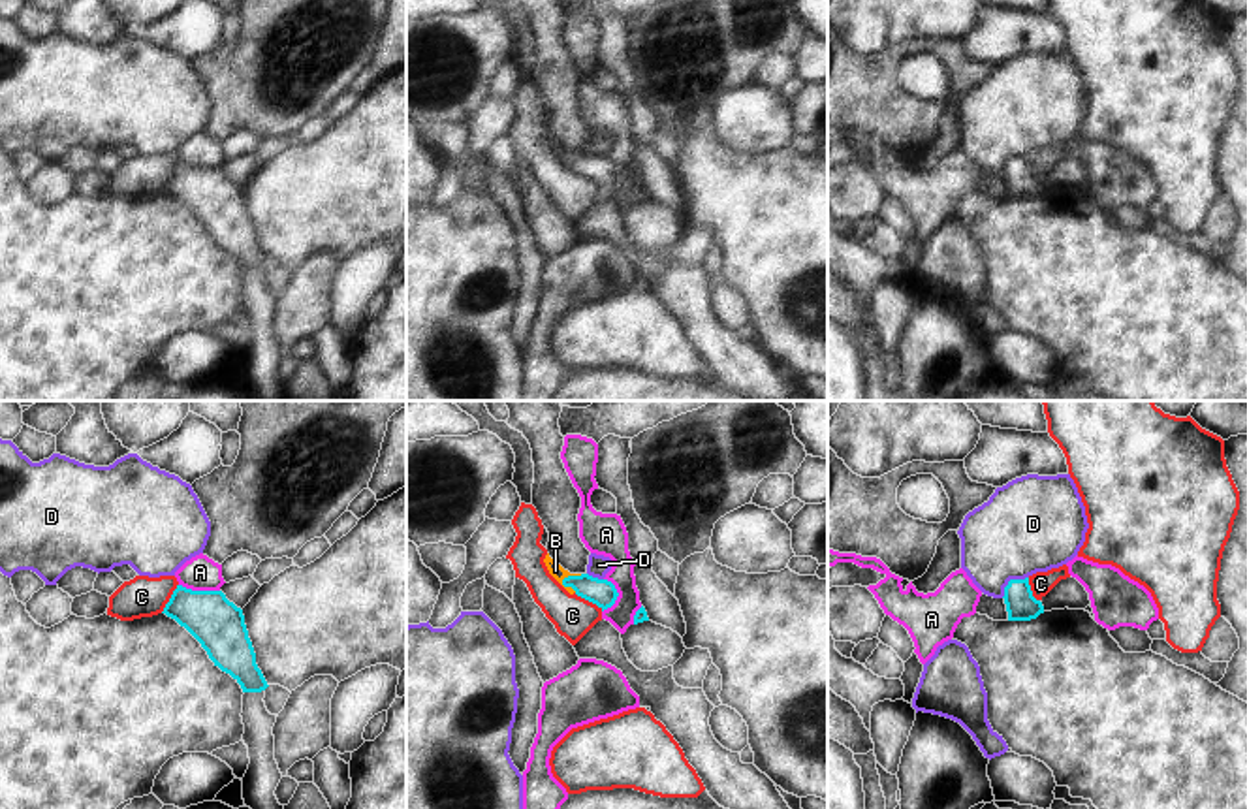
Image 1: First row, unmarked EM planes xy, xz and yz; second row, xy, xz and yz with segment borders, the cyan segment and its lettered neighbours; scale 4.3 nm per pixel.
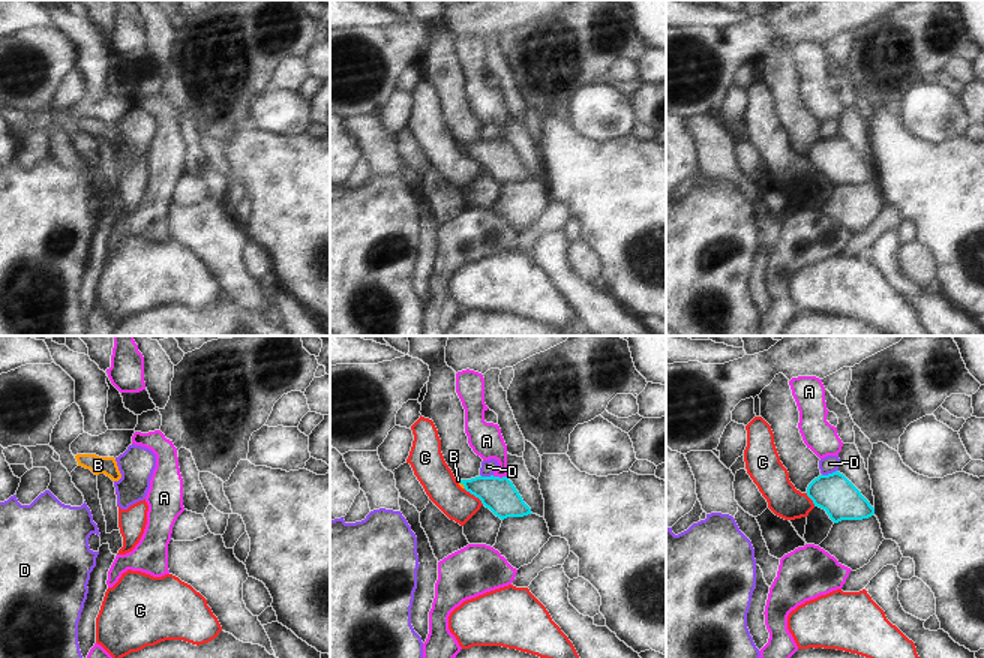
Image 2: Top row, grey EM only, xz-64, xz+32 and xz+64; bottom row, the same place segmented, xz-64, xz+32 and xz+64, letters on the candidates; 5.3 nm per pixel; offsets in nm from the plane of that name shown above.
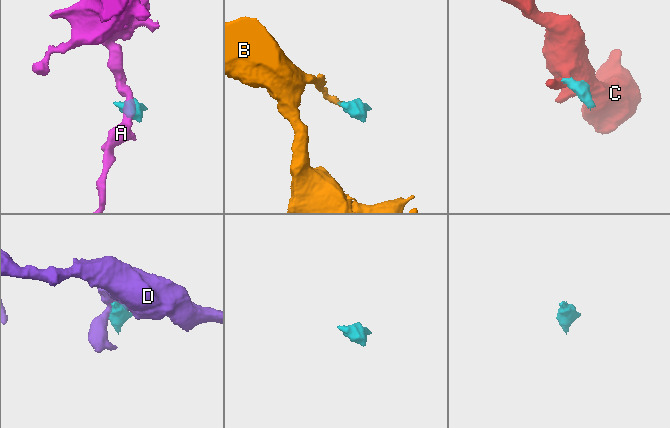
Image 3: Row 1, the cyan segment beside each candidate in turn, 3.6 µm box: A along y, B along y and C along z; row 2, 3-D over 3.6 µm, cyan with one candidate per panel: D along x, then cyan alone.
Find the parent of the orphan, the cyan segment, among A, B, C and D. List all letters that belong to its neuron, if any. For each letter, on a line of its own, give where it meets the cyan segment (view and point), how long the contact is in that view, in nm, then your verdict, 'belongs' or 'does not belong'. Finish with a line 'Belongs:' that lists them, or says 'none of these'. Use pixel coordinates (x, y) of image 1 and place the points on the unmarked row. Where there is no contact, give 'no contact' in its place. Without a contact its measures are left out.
A: xy (200, 170) | 180 nm | does not belong
B: xz (570, 155) | 100 nm | belongs
C: xz (589, 179) | 150 nm | does not belong
D: yz (1010, 158) | 150 nm | does not belong
Belongs: B

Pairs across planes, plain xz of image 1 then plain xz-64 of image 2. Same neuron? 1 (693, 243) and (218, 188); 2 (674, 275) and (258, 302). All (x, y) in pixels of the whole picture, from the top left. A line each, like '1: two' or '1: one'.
1: two
2: one

